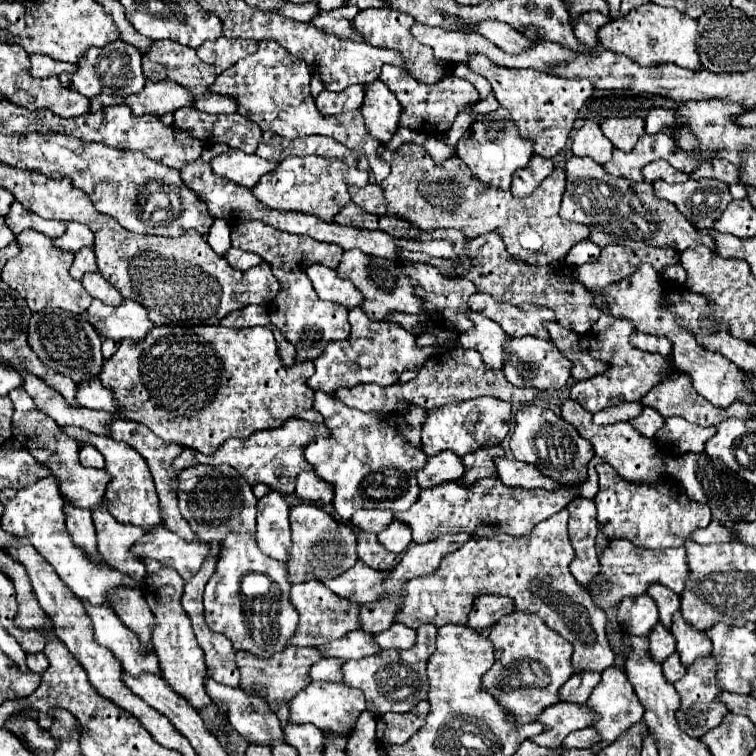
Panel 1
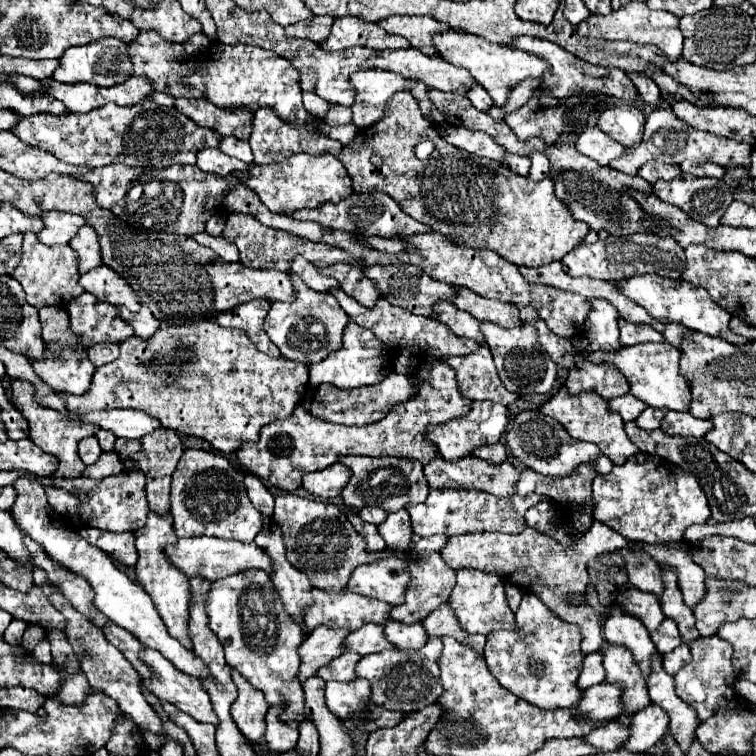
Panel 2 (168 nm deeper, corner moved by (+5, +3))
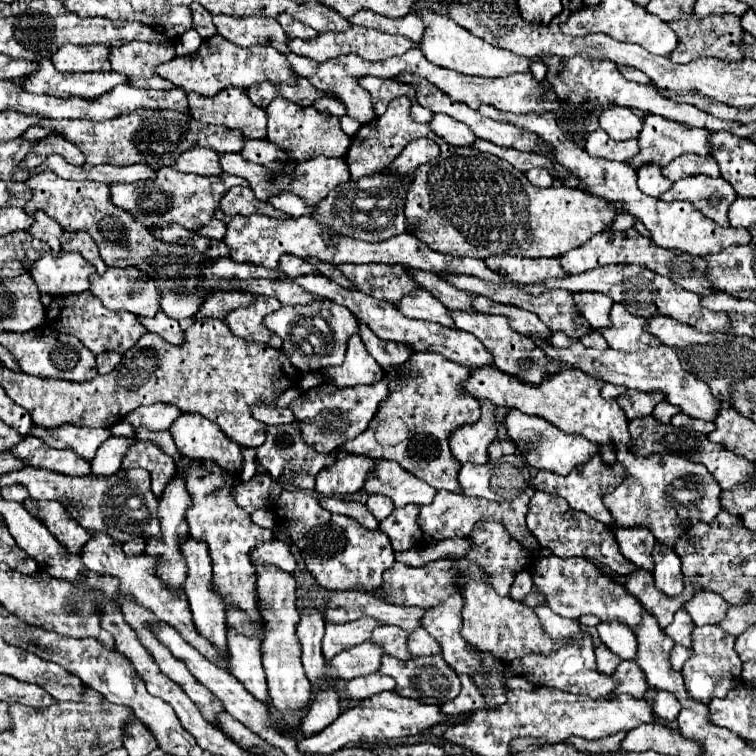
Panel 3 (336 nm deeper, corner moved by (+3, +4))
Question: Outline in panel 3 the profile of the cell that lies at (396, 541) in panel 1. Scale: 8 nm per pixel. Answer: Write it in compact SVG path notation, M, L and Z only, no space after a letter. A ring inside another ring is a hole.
M409 504L403 508L395 508L391 516L387 516L379 524L379 530L389 536L395 552L423 546L423 532L417 526L417 514L419 514L419 506Z

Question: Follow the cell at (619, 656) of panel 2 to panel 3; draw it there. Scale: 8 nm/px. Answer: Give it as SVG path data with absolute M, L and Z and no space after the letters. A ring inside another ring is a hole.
M601 622L597 624L601 642L621 660L637 660L637 640L635 634L621 622Z

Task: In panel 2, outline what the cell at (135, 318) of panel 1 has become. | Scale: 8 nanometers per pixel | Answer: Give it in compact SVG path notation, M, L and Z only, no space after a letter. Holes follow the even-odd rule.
M145 305L141 307L139 313L131 313L125 307L119 307L119 311L121 311L121 317L133 325L135 335L141 339L149 339L159 329L159 321L153 317L153 313Z

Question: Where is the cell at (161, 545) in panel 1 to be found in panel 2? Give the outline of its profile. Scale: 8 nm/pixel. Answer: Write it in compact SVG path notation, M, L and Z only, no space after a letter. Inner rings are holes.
M187 537L179 539L177 545L169 545L167 557L175 567L179 567L185 575L195 577L201 575L209 581L217 581L221 577L241 573L247 569L261 569L265 573L273 573L271 557L257 543L239 543L239 541L219 541L215 537Z

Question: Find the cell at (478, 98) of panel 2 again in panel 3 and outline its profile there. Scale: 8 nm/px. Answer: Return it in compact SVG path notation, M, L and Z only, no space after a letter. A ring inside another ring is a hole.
M483 104L477 108L483 116L497 120L497 122L511 122L519 128L525 128L527 132L537 134L541 140L549 142L555 150L557 160L569 168L571 172L575 172L575 176L579 176L587 186L589 192L599 196L599 198L607 198L609 202L621 202L625 206L627 212L631 212L633 216L637 216L645 228L651 234L651 240L661 246L661 248L677 248L681 252L689 252L693 256L705 256L705 254L715 254L721 252L727 246L739 246L739 244L749 244L751 242L751 232L747 228L721 228L719 224L715 224L713 220L705 218L699 210L695 210L693 204L689 202L673 202L667 204L659 198L653 196L645 196L639 186L637 186L637 172L633 168L629 168L625 162L611 162L611 160L603 160L603 158L593 158L585 152L585 148L579 148L577 144L573 144L571 140L567 140L563 136L563 132L559 130L553 112L545 112L543 116L539 114L523 114L523 116L515 116L509 112L499 112L497 108L491 108L489 104Z

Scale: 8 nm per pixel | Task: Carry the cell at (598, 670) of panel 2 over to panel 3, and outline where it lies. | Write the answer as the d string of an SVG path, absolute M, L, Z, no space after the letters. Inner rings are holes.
M605 644L595 648L595 656L597 656L597 670L601 674L613 674L615 668L619 666L619 662L621 662L615 654L611 654L611 650Z

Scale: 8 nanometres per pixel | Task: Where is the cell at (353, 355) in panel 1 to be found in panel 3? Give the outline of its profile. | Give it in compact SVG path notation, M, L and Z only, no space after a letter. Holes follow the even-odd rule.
M355 334L347 340L345 362L337 368L323 368L321 376L339 388L345 388L345 386L379 382L383 378L383 368L367 352L361 336Z

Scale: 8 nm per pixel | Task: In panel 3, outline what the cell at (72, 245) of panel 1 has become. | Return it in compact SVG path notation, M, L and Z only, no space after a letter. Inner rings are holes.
M35 212L33 218L35 218L35 224L29 228L31 236L47 242L47 244L51 246L51 250L61 252L61 242L59 242L59 238L61 238L61 234L63 234L63 228L61 228L55 220L51 220L45 212Z

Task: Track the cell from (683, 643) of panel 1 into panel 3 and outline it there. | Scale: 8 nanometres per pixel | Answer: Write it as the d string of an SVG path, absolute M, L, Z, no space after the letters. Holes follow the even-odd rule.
M657 544L655 552L653 552L653 560L655 560L655 570L653 570L653 578L655 578L655 588L659 588L665 596L679 596L685 588L685 576L681 572L681 560L675 554L673 548L665 546L665 544Z

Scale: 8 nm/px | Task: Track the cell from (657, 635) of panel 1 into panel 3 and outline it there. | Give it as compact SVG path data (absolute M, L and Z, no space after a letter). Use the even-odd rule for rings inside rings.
M681 608L675 612L675 620L663 630L675 644L681 646L691 646L691 630L693 630L693 620L691 616Z

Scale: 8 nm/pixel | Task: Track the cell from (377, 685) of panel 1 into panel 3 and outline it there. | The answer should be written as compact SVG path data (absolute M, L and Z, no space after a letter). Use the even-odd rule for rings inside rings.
M435 654L435 656L423 656L423 658L409 658L409 660L397 660L395 656L383 656L381 660L381 666L379 666L379 672L381 674L387 674L391 678L395 678L397 686L395 686L395 692L399 696L405 696L405 698L413 698L413 700L419 700L423 704L445 704L449 700L453 700L459 690L461 690L461 682L459 682L459 676L455 674L455 670L443 660L441 654Z

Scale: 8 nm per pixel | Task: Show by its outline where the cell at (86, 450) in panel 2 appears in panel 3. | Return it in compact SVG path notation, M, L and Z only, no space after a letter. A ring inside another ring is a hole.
M33 424L31 434L45 440L45 444L49 444L53 448L71 448L77 456L91 462L97 448L111 436L111 430L107 430L107 428L85 428L85 426L75 428L71 424L65 424L59 430L47 430L45 432Z

